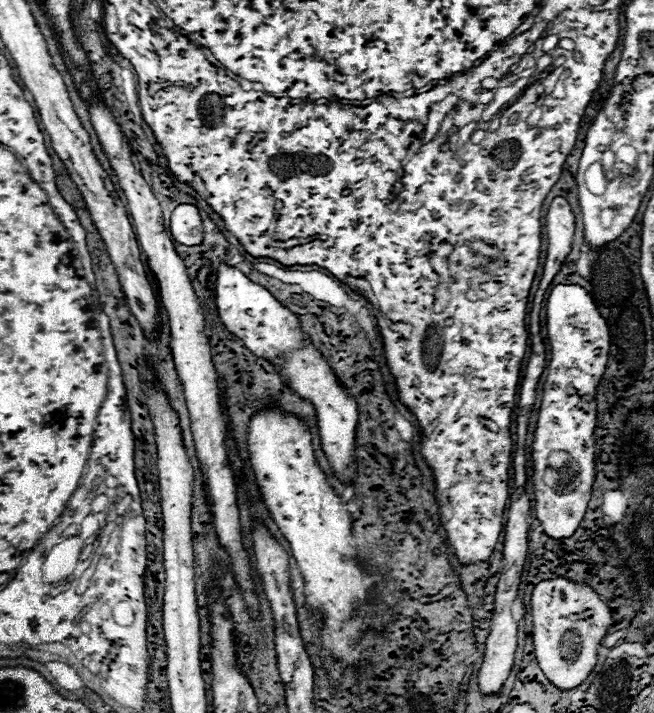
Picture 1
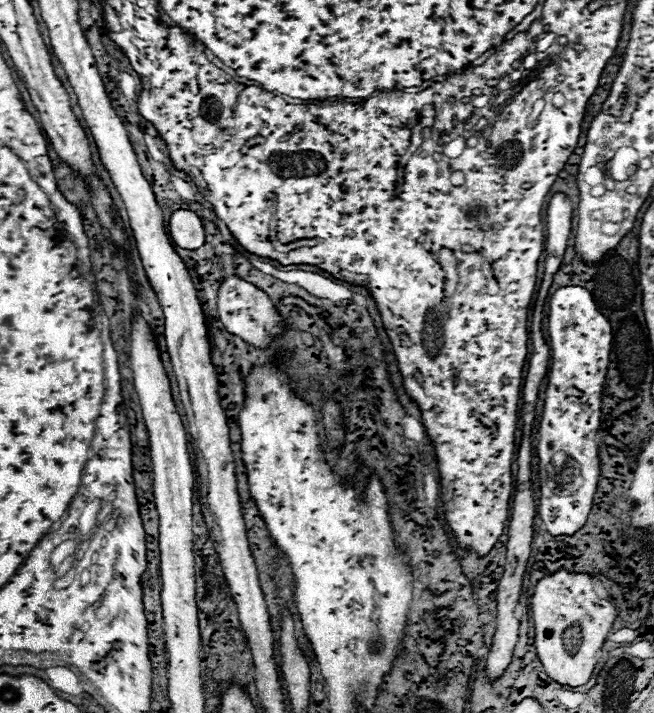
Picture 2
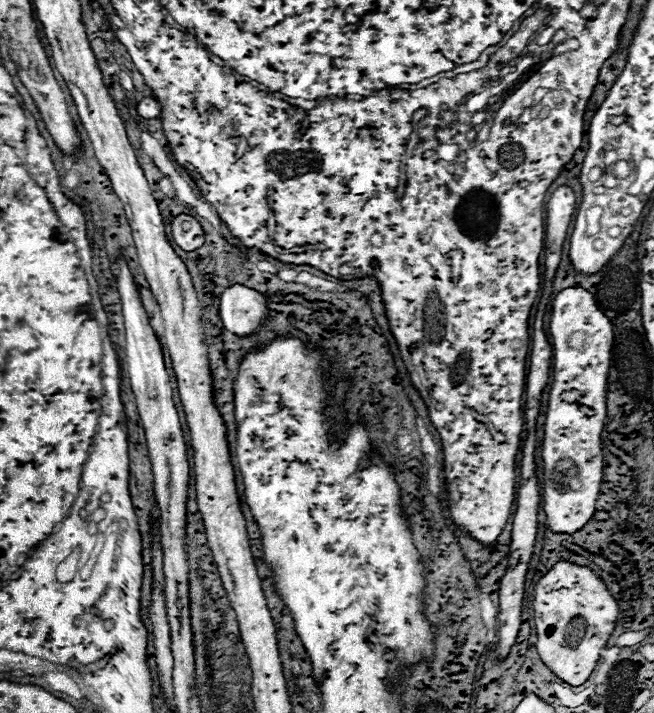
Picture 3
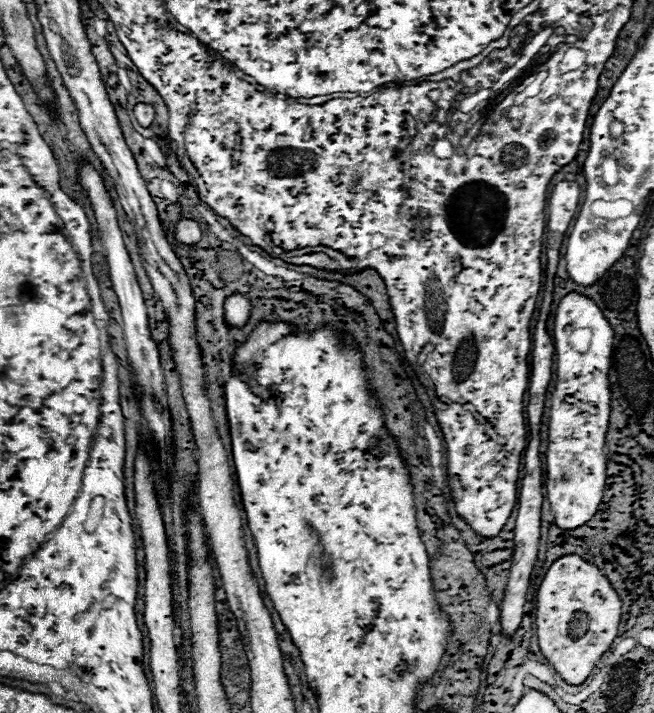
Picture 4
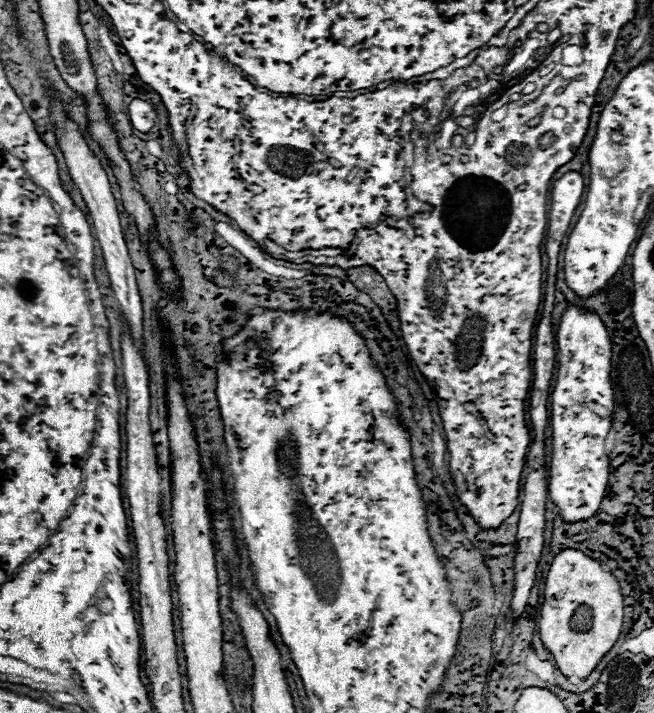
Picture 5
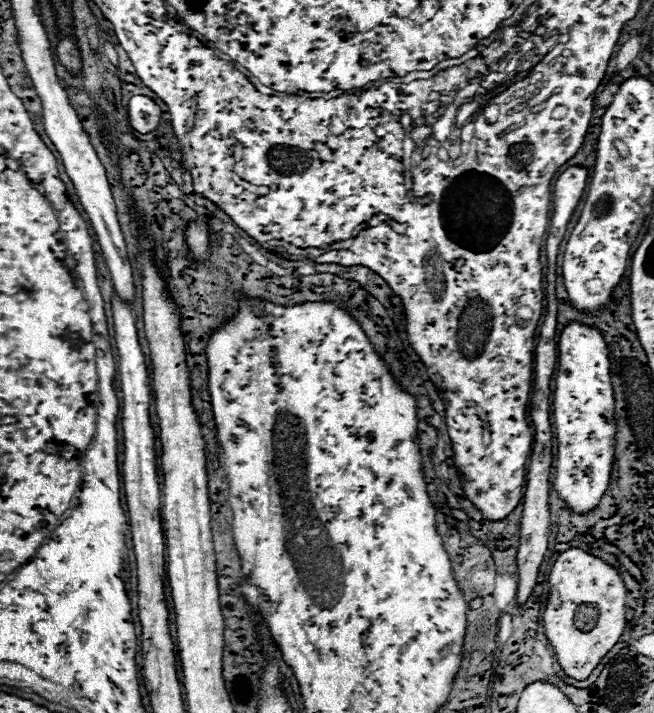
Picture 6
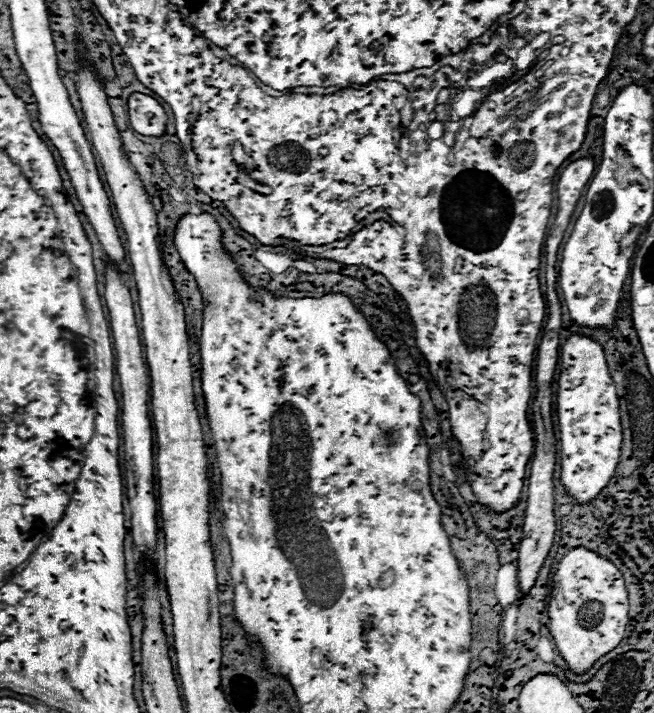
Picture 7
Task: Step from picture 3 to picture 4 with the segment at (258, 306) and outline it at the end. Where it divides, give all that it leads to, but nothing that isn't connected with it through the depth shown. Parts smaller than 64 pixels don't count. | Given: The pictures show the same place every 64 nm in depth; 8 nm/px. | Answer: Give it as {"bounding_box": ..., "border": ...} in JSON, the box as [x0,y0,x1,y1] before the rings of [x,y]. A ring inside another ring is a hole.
{"bounding_box":[224,292,254,328],"border":[[[234,292],[224,300],[224,320],[232,328],[242,328],[244,324],[248,324],[252,310],[254,310],[252,302],[240,292]]]}

